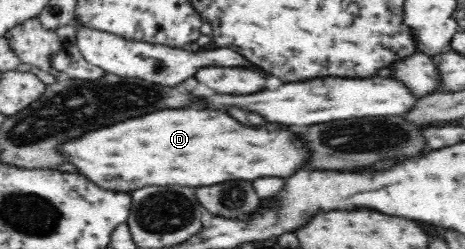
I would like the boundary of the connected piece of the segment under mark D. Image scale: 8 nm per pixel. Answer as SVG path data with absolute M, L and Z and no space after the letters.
M163 109L61 143L59 155L97 187L129 193L147 185L209 187L227 179L287 177L303 163L303 149L291 139L293 135L287 127L267 125L267 129L249 129L235 123L223 111Z

